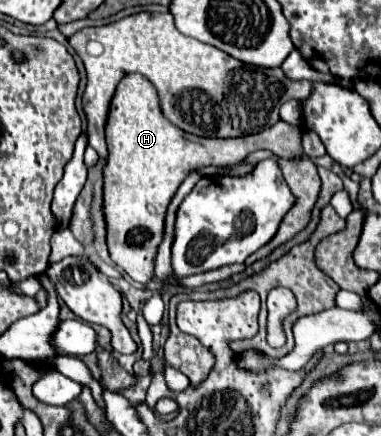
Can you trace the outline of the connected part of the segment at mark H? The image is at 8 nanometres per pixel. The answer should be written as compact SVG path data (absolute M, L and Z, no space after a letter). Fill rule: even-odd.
M127 74L113 96L107 120L109 158L105 164L105 218L107 246L113 262L133 280L149 284L155 278L155 256L163 240L165 212L179 184L203 166L233 166L243 162L251 152L267 148L275 156L301 156L301 130L287 122L241 138L199 138L171 124L159 106L153 84L141 74Z

